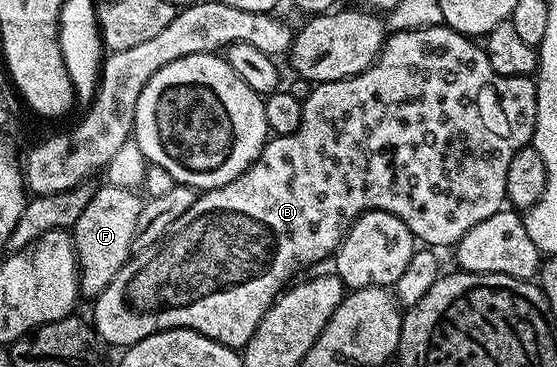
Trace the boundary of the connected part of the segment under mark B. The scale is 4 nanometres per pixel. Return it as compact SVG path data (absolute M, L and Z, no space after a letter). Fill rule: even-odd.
M445 23L437 24L431 28L413 28L410 32L391 31L386 37L386 43L382 45L382 51L378 53L378 59L370 67L363 70L360 74L349 76L343 80L336 82L328 82L327 84L316 84L309 89L311 92L304 96L302 100L302 117L300 118L300 126L292 134L284 134L283 136L271 135L267 139L266 144L262 147L262 153L256 158L256 162L252 162L252 166L248 166L248 170L244 170L244 174L237 176L232 182L228 182L219 188L207 188L199 195L196 202L192 202L192 206L188 206L188 210L184 210L184 214L180 214L180 218L176 218L176 222L172 222L172 226L162 235L153 250L145 253L146 260L138 260L131 258L116 274L116 278L112 278L112 282L108 282L108 286L99 296L93 297L94 304L94 320L92 319L92 327L96 333L97 339L102 340L106 344L115 344L118 350L125 350L130 345L140 342L144 338L148 338L157 332L164 330L172 330L173 328L187 328L193 332L204 334L208 338L212 338L216 342L220 342L224 346L235 350L245 349L246 343L252 338L252 334L256 334L256 326L260 326L260 318L264 318L266 311L274 305L280 293L295 279L294 271L302 268L305 264L318 264L321 260L329 261L334 253L338 251L340 242L348 234L348 230L356 223L358 217L363 212L387 212L393 216L399 216L408 226L408 230L423 245L433 246L435 249L449 249L451 246L457 245L460 238L464 238L464 234L468 234L468 230L472 230L472 226L480 226L480 222L484 222L484 218L492 218L492 214L503 211L504 205L507 203L506 183L508 182L508 165L512 162L512 158L516 158L516 154L521 148L527 147L534 139L534 127L536 126L536 83L530 76L501 76L496 74L496 70L492 70L492 62L488 62L485 47L481 43L475 42L471 37L446 27Z

